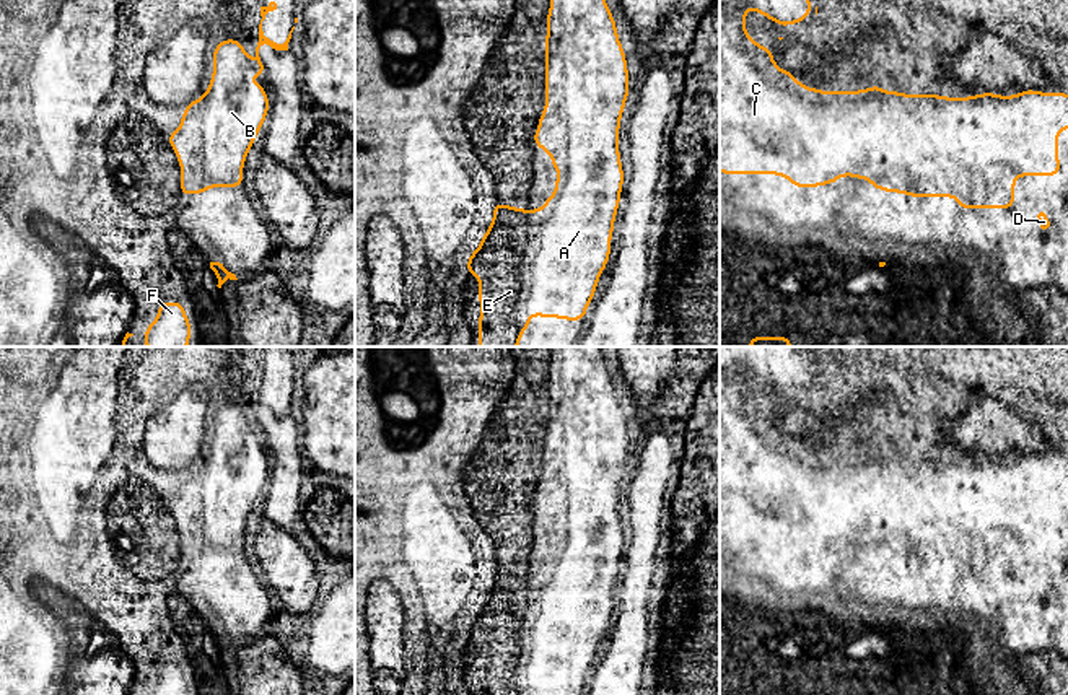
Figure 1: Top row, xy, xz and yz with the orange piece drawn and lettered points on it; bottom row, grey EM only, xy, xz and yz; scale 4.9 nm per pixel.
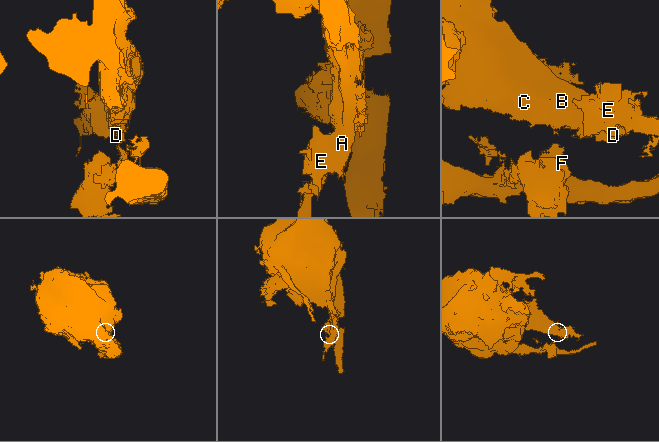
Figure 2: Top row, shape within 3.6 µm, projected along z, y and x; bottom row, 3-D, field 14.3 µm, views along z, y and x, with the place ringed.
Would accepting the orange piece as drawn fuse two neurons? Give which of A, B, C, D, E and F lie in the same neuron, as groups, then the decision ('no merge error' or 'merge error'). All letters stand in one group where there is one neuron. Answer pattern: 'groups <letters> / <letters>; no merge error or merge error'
groups A D E / B C F; merge error

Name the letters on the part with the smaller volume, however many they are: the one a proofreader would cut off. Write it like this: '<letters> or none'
A, D, E

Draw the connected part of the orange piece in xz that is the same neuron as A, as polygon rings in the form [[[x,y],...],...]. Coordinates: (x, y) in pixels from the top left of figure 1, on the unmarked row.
[[[544,477],[539,480],[539,495],[532,506],[552,519],[552,534],[563,535],[565,540],[552,544],[558,553],[541,575],[493,568],[493,588],[480,602],[480,612],[467,622],[467,640],[480,645],[479,695],[526,695],[532,677],[541,682],[584,685],[597,643],[609,625],[624,550],[620,526],[614,521],[604,526],[596,508],[584,509],[580,518],[567,500],[545,493]]]

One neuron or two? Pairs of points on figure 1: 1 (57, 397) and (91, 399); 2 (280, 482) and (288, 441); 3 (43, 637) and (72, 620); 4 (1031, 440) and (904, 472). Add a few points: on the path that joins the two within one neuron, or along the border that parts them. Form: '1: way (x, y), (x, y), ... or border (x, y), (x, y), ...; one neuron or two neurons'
1: way (65, 399), (83, 399); one neuron
2: way (287, 472), (287, 451); one neuron
3: border (39, 601), (74, 633); two neurons
4: border (987, 456), (992, 458); two neurons

